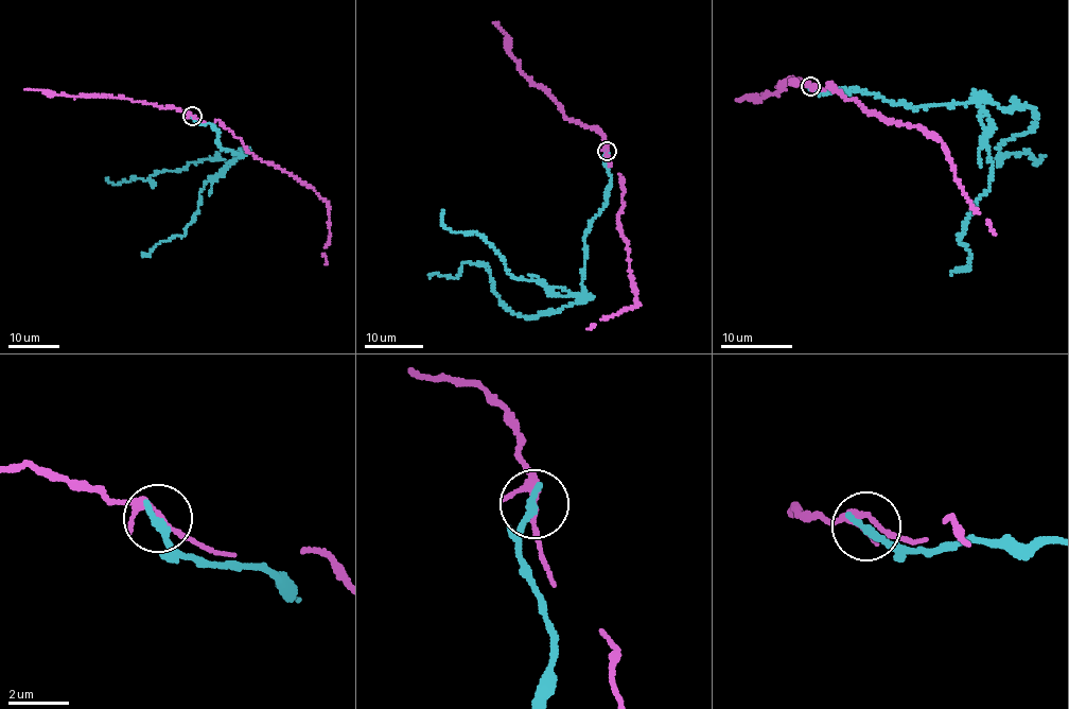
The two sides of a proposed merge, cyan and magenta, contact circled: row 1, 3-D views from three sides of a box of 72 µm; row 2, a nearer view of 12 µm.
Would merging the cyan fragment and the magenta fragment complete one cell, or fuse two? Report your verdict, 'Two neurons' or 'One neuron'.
Two neurons

